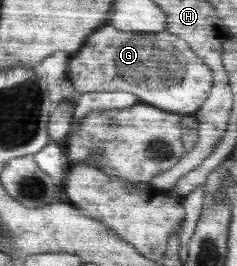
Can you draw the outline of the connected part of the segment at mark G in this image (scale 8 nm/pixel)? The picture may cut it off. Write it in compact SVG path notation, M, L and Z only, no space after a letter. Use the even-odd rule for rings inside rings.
M107 24L89 35L90 43L71 55L67 79L81 94L124 90L175 114L195 114L212 90L213 69L188 44L170 32L124 32Z

